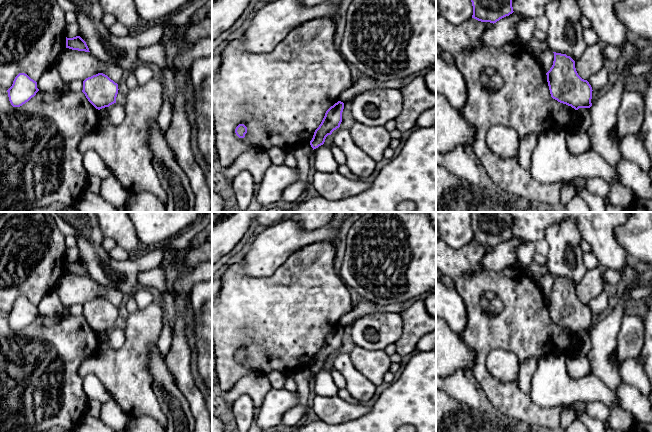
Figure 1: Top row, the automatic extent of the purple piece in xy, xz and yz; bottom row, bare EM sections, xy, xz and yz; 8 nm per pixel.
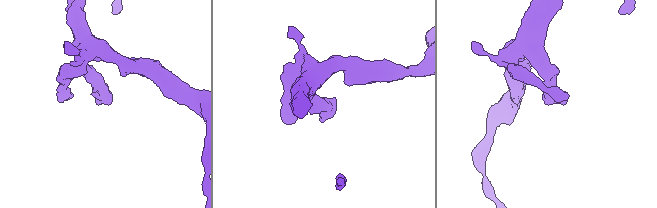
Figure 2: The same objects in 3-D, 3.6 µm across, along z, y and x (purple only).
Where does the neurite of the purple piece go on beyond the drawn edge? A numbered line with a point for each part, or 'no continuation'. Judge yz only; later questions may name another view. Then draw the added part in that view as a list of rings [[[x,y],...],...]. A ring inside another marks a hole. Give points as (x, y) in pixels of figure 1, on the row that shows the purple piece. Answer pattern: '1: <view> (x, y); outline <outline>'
no continuation

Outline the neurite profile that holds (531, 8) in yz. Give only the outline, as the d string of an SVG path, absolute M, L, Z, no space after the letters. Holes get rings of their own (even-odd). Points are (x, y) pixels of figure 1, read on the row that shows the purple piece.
M512 0L513 11L527 17L544 16L546 5L553 0Z

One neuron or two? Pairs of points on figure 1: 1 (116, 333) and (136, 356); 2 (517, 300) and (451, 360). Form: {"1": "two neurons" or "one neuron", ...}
{"1": "two neurons", "2": "two neurons"}

